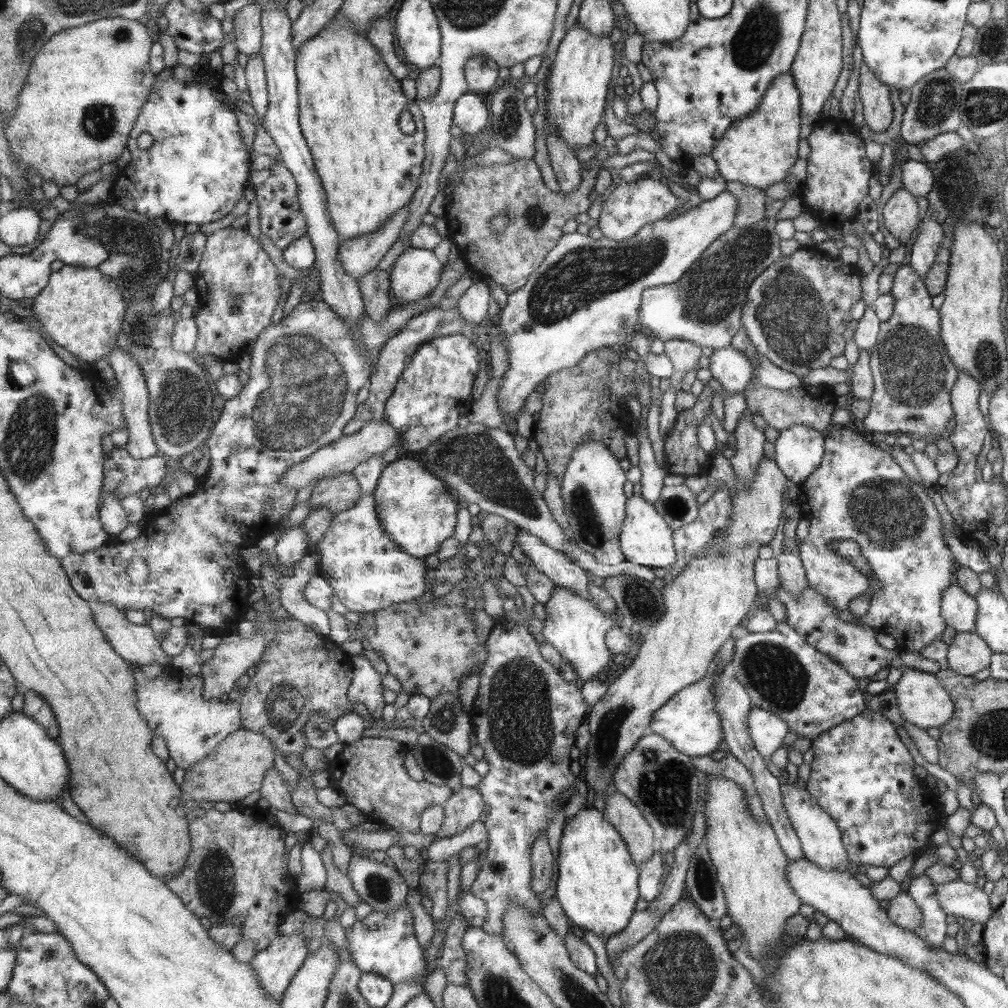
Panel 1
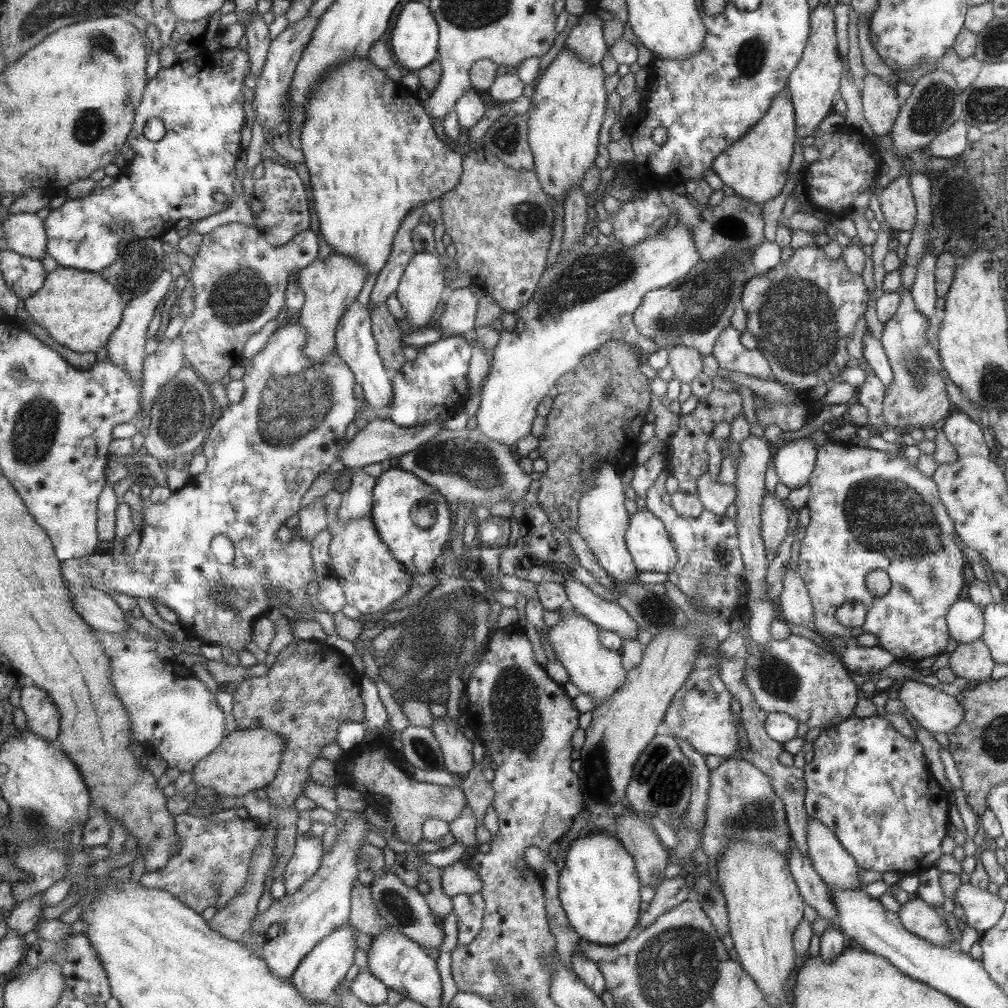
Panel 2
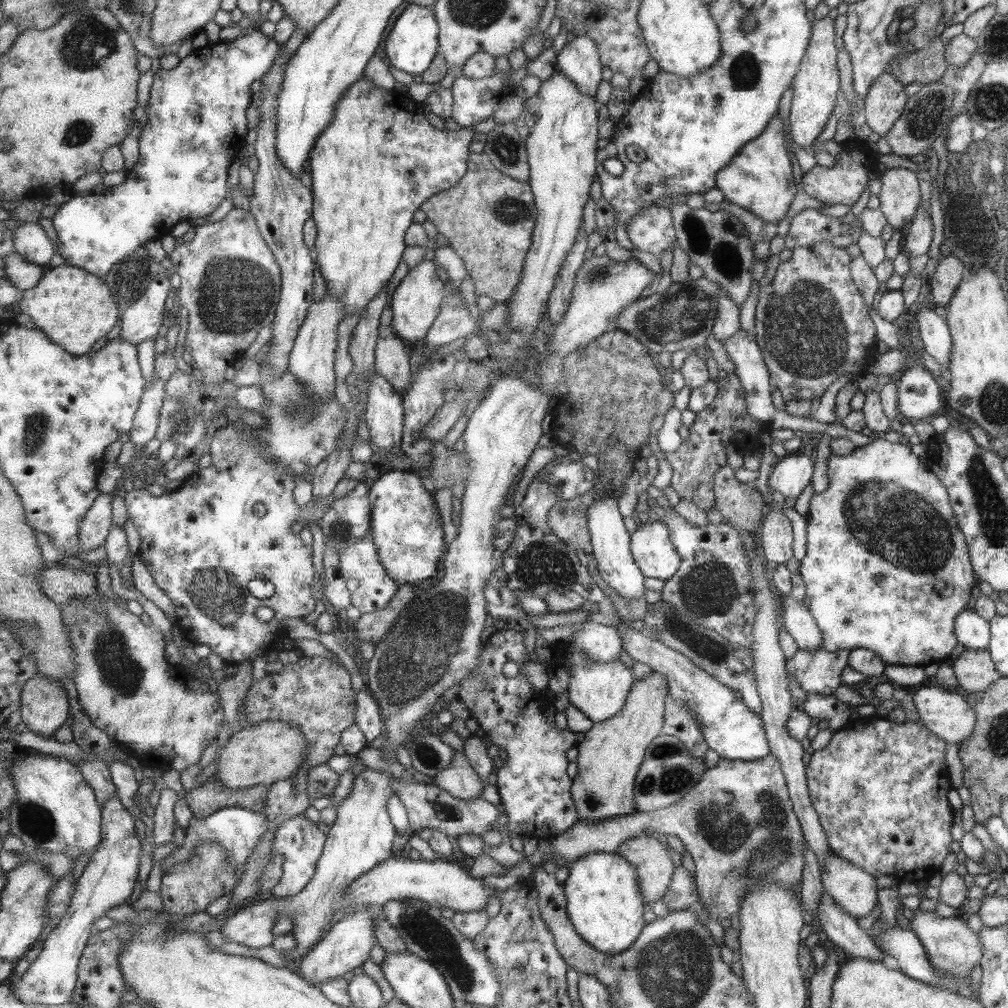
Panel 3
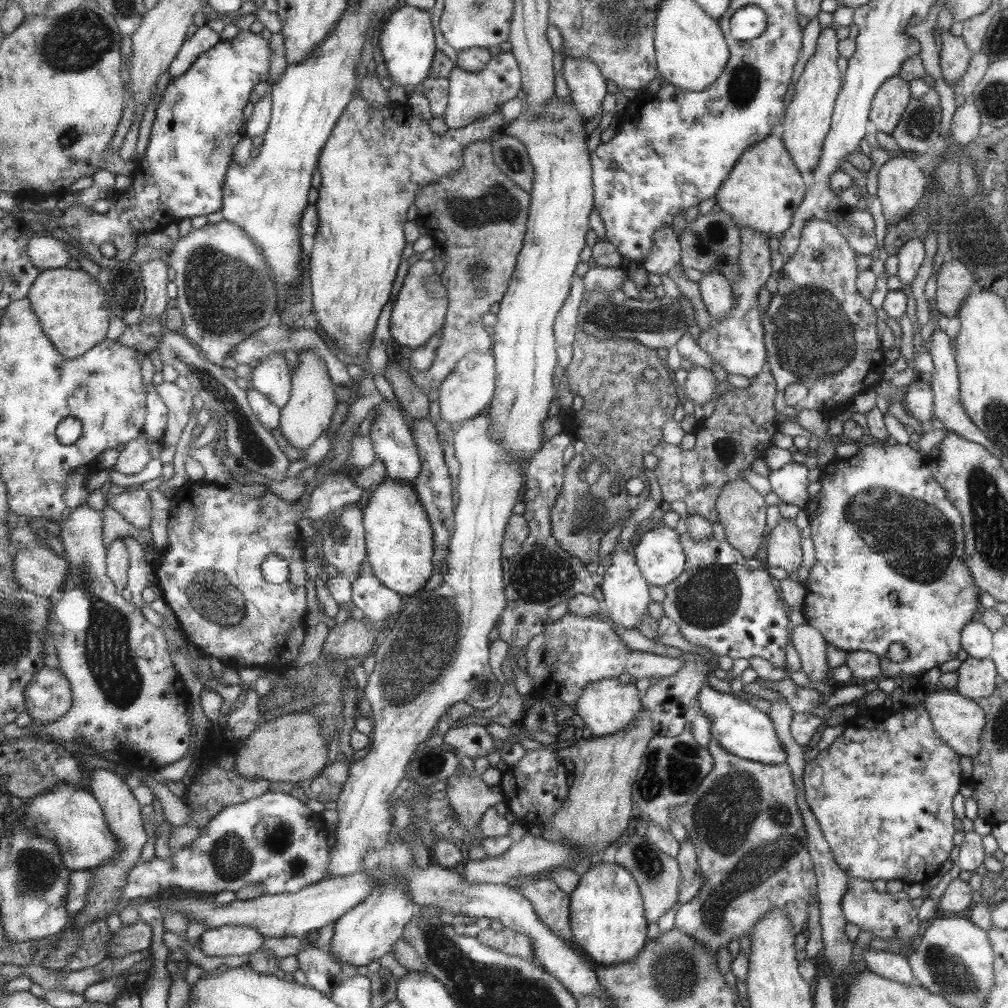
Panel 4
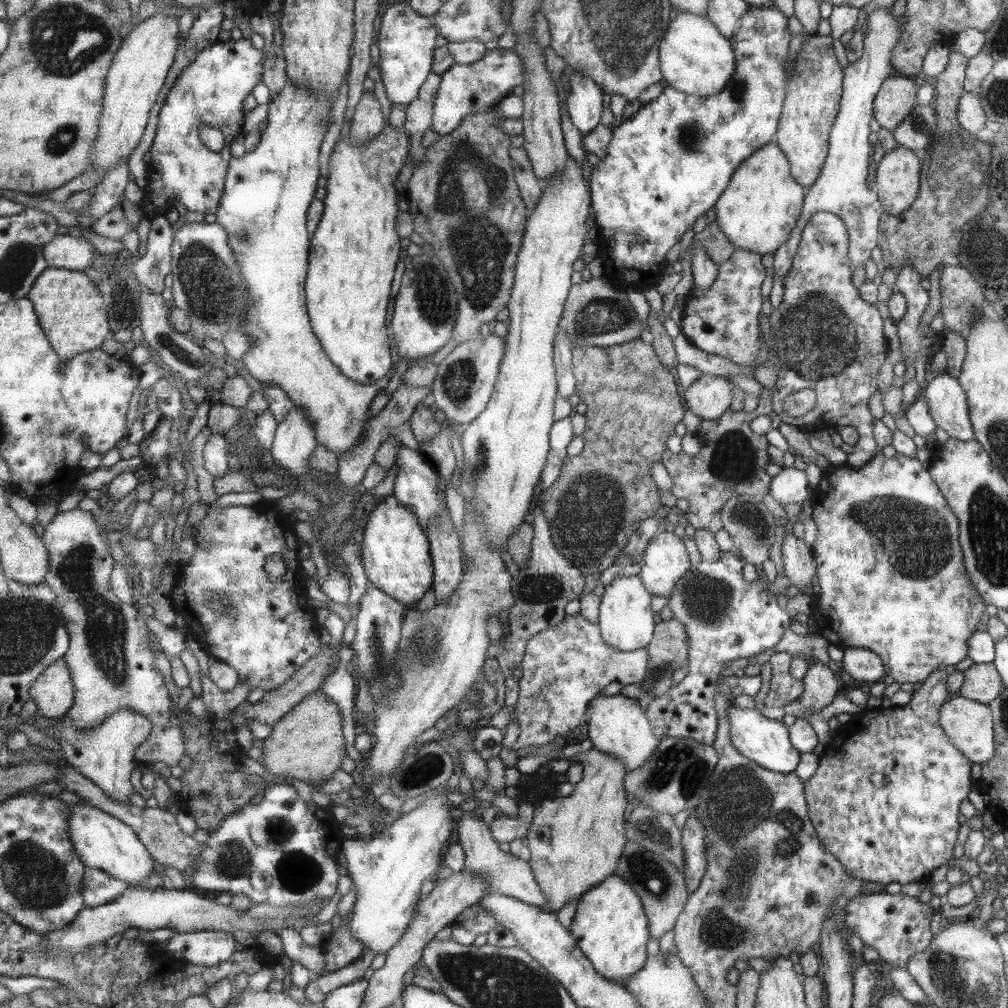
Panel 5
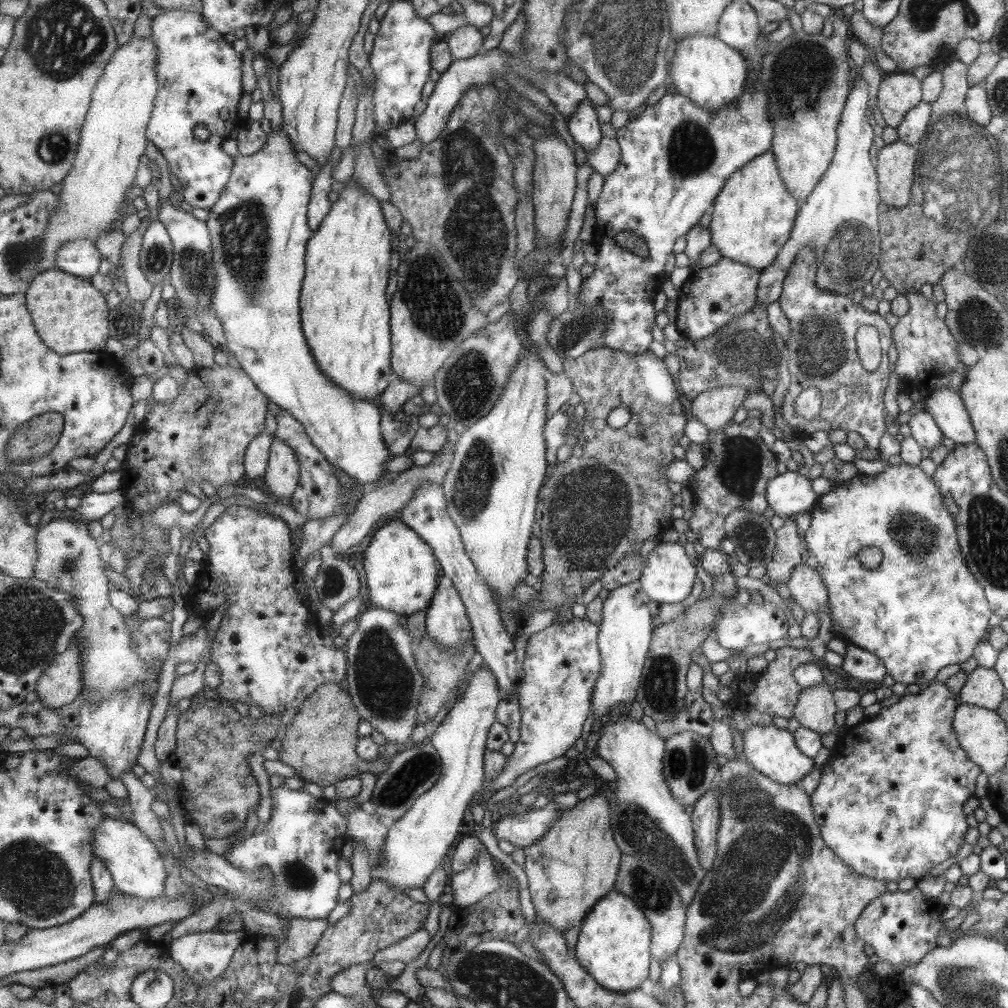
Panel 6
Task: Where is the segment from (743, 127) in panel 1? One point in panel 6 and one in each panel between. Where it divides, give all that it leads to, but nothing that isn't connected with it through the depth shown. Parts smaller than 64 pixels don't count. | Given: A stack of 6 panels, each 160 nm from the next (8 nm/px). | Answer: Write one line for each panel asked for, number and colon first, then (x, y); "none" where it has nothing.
2: (754, 165)
3: (757, 179)
4: (761, 192)
5: (758, 210)
6: (751, 218)

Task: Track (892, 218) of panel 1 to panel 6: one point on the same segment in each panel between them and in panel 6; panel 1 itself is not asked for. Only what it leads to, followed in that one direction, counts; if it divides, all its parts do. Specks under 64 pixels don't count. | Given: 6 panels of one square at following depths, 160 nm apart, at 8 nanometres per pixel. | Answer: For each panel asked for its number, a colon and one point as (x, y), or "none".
2: (896, 200)
3: (898, 197)
4: (900, 185)
5: (896, 179)
6: (894, 162)

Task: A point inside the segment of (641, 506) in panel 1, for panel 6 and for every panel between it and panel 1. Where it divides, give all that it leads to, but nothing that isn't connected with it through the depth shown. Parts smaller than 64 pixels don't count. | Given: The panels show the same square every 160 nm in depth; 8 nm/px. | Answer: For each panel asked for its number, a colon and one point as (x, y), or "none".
2: (647, 539)
3: (650, 546)
4: (660, 557)
5: (664, 561)
6: (667, 575)

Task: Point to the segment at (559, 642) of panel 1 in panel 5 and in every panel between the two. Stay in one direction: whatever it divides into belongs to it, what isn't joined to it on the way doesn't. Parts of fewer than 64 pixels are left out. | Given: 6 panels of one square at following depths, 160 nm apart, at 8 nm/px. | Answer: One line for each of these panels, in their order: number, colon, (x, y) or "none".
2: (574, 640)
3: (598, 689)
4: (605, 706)
5: (615, 725)

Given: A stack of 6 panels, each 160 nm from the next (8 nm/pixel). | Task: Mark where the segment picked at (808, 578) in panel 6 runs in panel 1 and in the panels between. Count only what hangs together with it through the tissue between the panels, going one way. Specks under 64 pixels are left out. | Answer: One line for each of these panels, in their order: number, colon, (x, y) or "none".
1: (709, 597)
2: (773, 515)
3: (775, 531)
4: (783, 551)
5: (798, 567)

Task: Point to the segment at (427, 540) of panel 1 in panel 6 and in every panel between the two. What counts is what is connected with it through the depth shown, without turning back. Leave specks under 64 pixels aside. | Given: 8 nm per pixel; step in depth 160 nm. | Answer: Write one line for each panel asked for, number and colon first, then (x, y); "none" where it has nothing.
2: (412, 519)
3: (405, 526)
4: (400, 542)
5: (395, 550)
6: (402, 572)

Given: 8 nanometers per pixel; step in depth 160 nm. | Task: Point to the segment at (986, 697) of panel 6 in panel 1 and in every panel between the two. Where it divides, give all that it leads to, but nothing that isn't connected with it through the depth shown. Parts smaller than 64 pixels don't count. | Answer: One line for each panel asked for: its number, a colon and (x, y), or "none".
1: (968, 653)
2: (971, 660)
3: (974, 671)
4: (976, 678)
5: (981, 682)

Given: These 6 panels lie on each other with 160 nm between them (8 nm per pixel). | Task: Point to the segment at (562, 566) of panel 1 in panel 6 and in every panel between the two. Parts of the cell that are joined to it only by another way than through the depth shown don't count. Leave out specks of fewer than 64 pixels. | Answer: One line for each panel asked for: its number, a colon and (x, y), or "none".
2: (607, 615)
3: (727, 726)
4: (744, 731)
5: (765, 741)
6: (771, 750)

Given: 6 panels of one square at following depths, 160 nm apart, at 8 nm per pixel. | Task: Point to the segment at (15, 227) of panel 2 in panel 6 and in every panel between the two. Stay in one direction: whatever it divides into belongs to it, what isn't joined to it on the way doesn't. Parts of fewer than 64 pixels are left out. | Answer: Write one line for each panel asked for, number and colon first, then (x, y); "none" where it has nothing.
3: (31, 241)
4: (46, 252)
5: (72, 253)
6: (81, 257)

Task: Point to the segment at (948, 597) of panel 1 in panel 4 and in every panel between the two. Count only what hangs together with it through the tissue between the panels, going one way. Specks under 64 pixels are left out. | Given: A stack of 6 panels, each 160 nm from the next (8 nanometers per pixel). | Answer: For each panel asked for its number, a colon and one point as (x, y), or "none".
2: (964, 621)
3: (972, 632)
4: (975, 638)

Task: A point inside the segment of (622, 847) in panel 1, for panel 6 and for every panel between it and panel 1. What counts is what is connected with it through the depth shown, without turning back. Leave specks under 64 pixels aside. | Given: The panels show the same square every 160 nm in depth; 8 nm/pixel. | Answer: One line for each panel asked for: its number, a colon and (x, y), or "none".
2: (598, 886)
3: (601, 891)
4: (605, 914)
5: (609, 926)
6: (612, 945)

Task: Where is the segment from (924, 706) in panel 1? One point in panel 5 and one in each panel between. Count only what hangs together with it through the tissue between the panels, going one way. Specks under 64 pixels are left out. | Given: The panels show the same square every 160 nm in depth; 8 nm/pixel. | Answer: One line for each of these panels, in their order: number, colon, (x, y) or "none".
2: (935, 711)
3: (946, 713)
4: (958, 720)
5: (969, 724)

